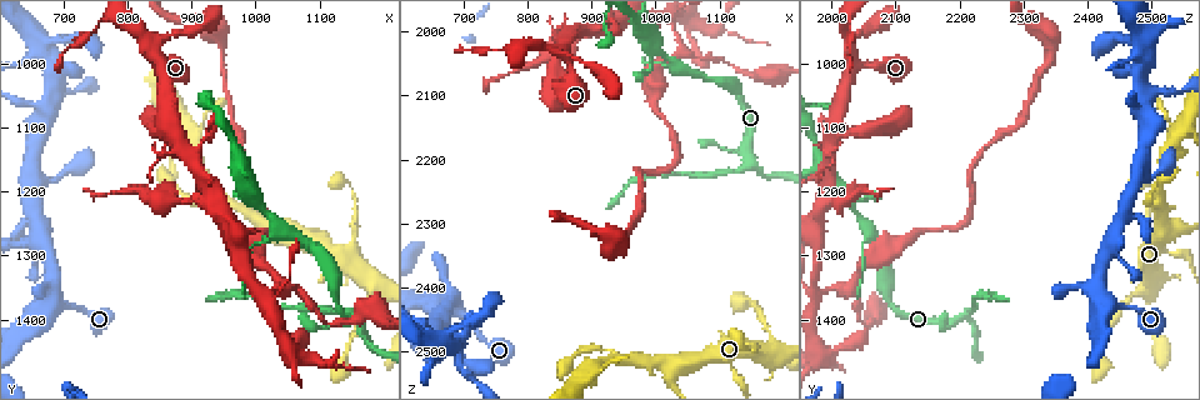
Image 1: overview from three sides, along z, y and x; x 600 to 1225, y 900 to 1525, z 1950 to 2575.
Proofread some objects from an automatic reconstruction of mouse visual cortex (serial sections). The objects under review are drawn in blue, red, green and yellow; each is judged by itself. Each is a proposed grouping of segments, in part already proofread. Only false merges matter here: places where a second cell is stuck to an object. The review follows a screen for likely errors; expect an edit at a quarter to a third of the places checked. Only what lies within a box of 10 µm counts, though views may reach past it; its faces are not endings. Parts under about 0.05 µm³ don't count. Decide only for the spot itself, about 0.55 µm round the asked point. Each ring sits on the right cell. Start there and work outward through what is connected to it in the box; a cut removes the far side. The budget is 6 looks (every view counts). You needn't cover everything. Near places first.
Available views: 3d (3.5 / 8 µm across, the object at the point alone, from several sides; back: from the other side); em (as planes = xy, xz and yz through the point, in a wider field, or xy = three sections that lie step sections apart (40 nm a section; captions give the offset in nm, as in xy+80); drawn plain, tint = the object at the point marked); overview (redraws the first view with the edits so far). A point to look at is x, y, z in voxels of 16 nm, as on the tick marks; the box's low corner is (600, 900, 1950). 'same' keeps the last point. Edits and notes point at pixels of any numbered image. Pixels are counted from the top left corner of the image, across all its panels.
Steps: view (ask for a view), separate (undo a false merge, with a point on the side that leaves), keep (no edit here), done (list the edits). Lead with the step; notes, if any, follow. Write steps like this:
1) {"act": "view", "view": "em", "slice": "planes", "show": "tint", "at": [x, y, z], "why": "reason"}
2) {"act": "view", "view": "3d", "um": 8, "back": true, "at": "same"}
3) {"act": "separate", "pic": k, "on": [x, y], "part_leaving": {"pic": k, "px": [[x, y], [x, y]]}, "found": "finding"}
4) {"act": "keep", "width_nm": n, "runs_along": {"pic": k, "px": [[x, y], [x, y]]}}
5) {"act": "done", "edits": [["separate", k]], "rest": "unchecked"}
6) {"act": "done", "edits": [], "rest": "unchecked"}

{"act": "view", "view": "3d", "um": 3.5, "back": true, "at": [850, 975, 2030], "why": "three-way junction"}

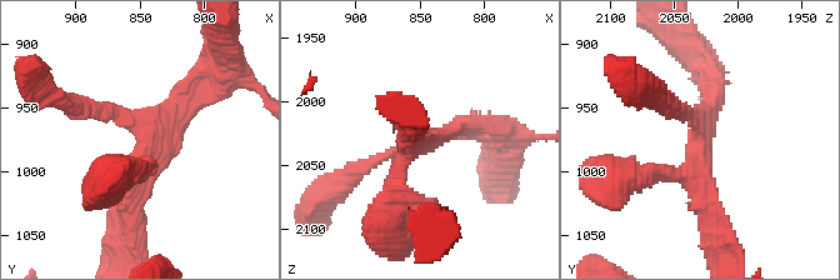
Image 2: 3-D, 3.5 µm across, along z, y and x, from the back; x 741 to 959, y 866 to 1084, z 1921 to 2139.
{"act": "view", "view": "em", "slice": "xy", "step": 1, "show": "tint", "at": [848, 970, 2032], "arms": 3, "arm_widths_nm": [150, 200, 300]}

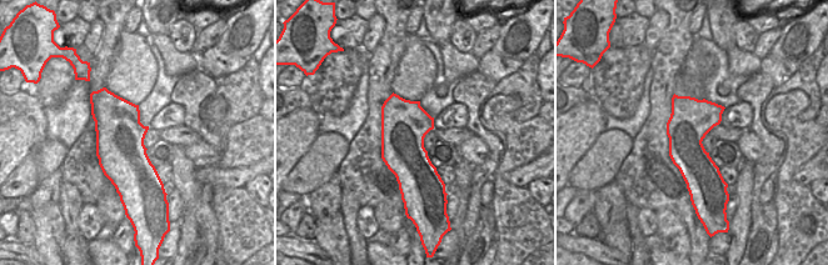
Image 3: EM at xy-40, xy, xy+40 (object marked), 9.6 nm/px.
{"act": "keep", "runs_along": {"pic": 2, "px": [[120, 176], [150, 138], [70, 103]]}, "found": "all the same cell"}

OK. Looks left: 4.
{"act": "view", "view": "em", "slice": "xy", "step": 3, "show": "tint", "at": [955, 1210, 2510], "why": "side arm on a straight run"}

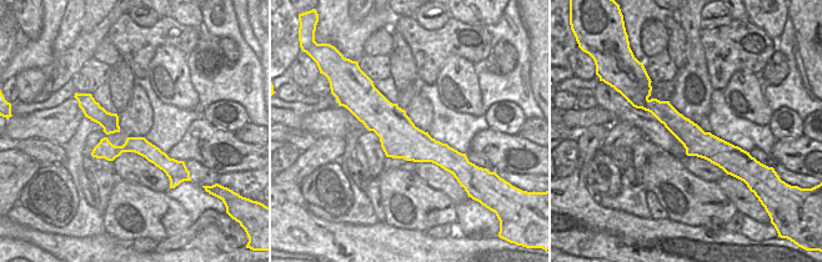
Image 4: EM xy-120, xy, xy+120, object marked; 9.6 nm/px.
{"act": "view", "view": "3d", "um": 3.5, "at": "same"}

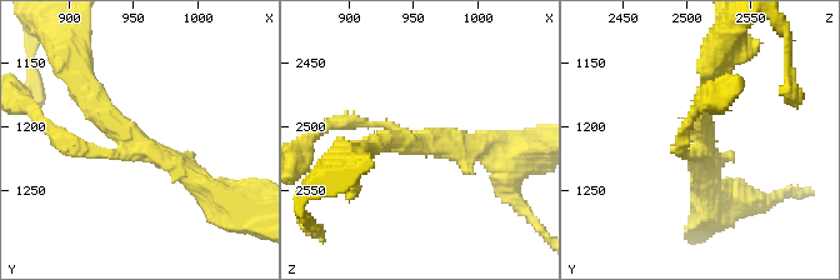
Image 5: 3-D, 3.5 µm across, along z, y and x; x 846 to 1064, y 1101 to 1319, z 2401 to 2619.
{"act": "keep", "found": "continuous, no second cell"}

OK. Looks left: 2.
{"act": "view", "view": "3d", "um": 3.5, "back": true, "at": [1045, 1350, 2025], "why": "thin neck"}

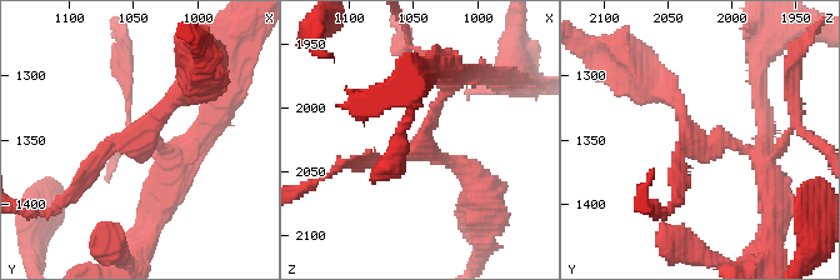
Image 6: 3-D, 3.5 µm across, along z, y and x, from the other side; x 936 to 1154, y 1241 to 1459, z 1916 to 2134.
{"act": "view", "view": "em", "slice": "xy", "step": 1, "show": "tint", "at": [1042, 1352, 2028], "arms": 3, "arm_widths_nm": [150, 200, 200]}

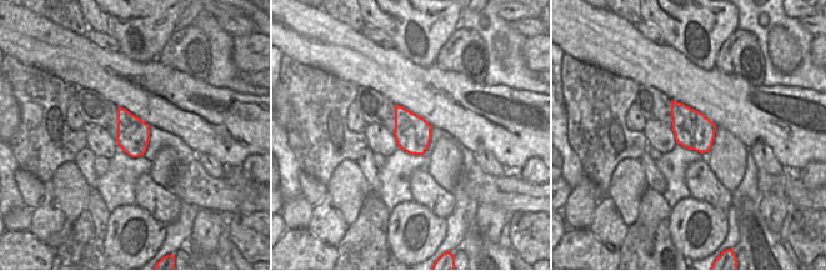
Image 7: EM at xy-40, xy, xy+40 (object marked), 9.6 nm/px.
{"act": "separate", "pic": 6, "on": [420, 143], "part_leaving": {"pic": 6, "px": [[434, 109], [423, 144], [476, 180]]}, "found": "two cells meet here"}

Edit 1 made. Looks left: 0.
{"act": "done", "edits": [["separate", 6]], "rest": "unchecked"}

